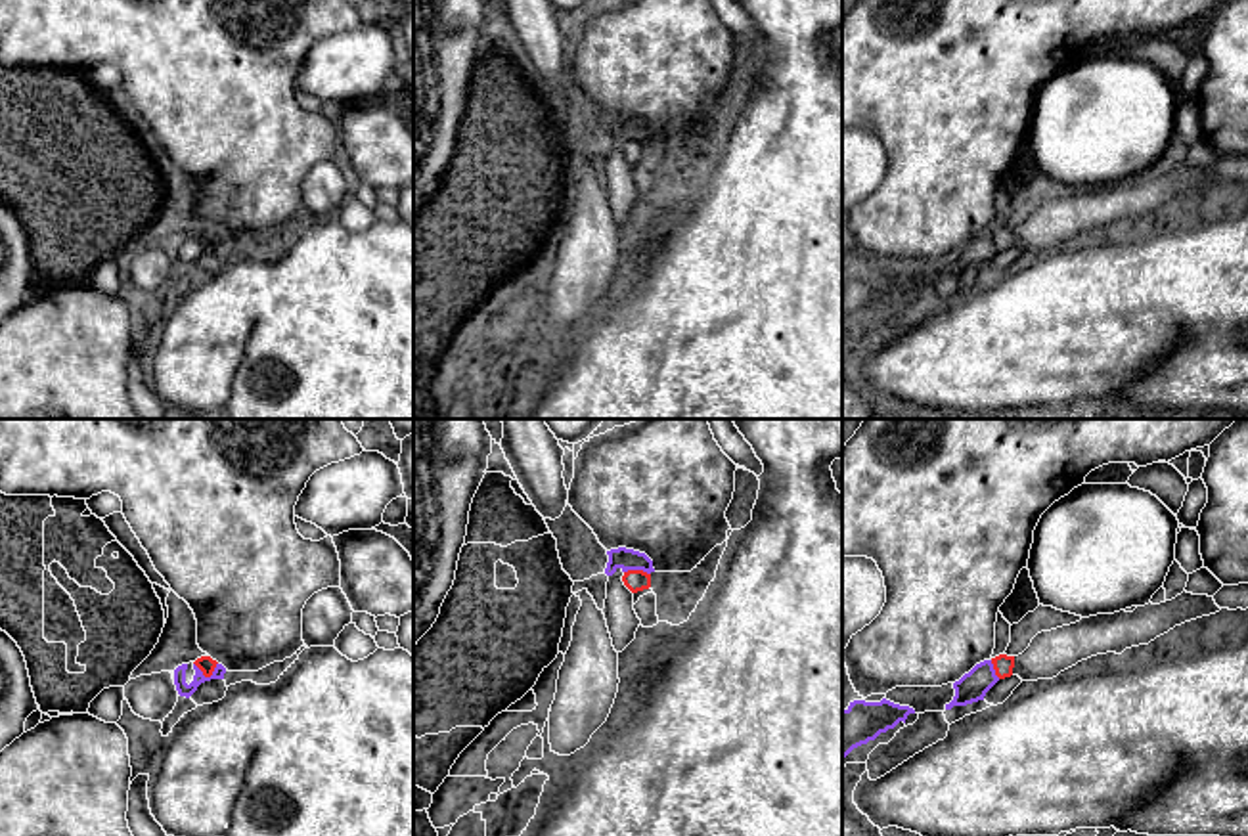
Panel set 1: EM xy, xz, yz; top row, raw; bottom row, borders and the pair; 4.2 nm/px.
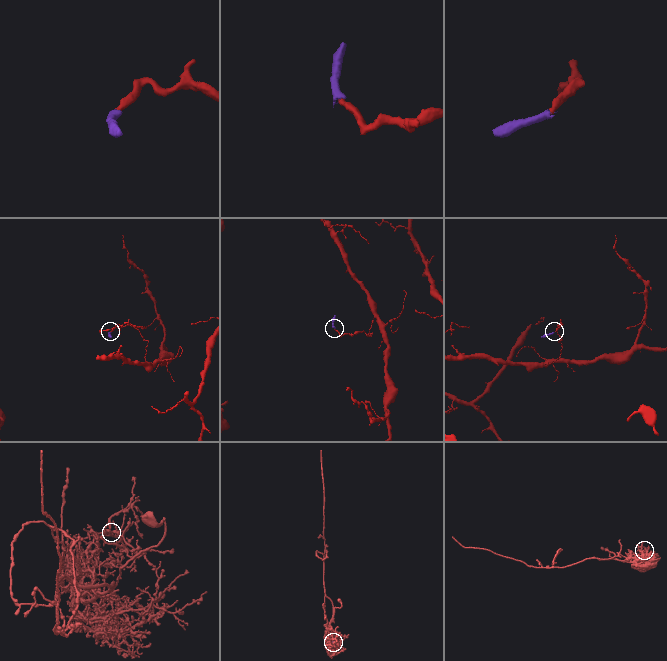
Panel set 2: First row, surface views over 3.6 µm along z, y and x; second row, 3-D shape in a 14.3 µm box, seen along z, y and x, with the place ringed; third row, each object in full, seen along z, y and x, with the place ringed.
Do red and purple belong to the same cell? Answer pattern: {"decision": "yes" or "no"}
{"decision": "no"}

